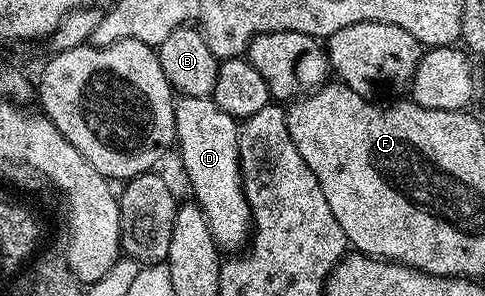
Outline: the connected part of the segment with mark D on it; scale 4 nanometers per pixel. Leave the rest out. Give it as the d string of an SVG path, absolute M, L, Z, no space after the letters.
M185 95L175 100L175 137L177 147L183 150L183 171L191 182L192 193L195 194L192 195L193 202L203 210L205 221L213 233L213 241L223 253L234 252L238 248L235 246L242 239L244 242L252 226L251 206L245 197L243 175L239 171L239 128L237 120L219 108L212 98Z

